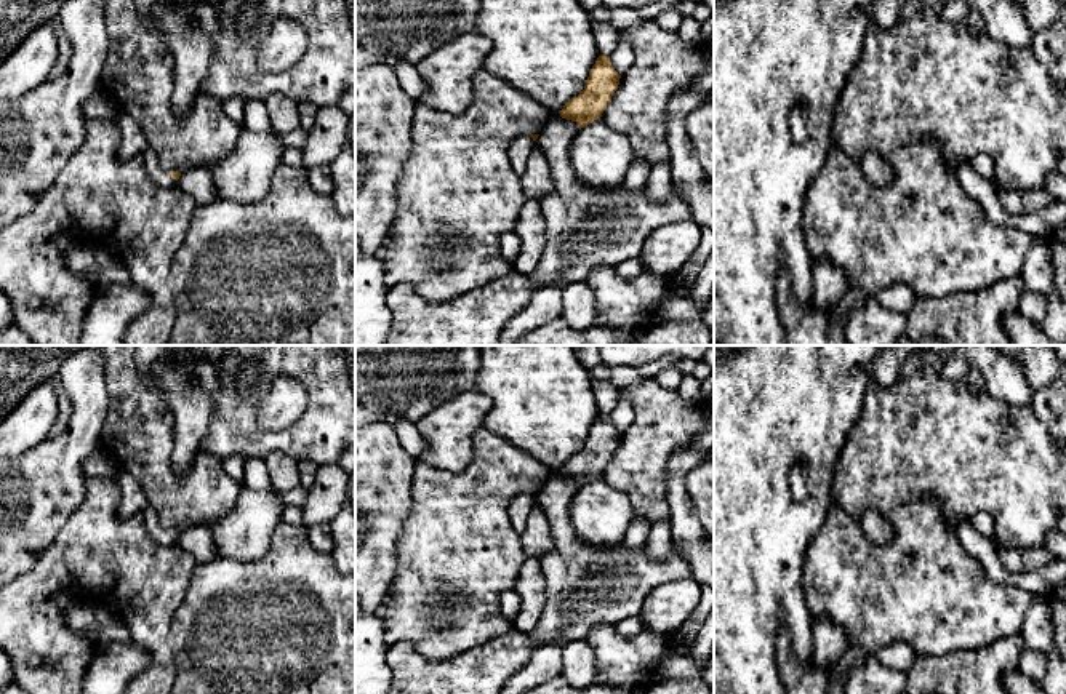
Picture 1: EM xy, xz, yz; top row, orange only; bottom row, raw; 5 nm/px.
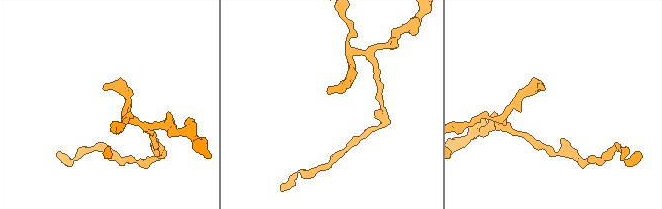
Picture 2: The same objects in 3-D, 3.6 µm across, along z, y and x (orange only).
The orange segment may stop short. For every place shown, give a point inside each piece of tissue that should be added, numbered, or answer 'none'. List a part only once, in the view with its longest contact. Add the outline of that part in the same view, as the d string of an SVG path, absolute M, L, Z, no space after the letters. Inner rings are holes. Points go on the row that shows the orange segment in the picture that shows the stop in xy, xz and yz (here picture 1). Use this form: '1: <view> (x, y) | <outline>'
1: xy (160, 176) | M146 150L144 154L146 170L149 177L160 187L173 187L178 185L178 181L170 176L170 171L160 166L158 157L152 150Z

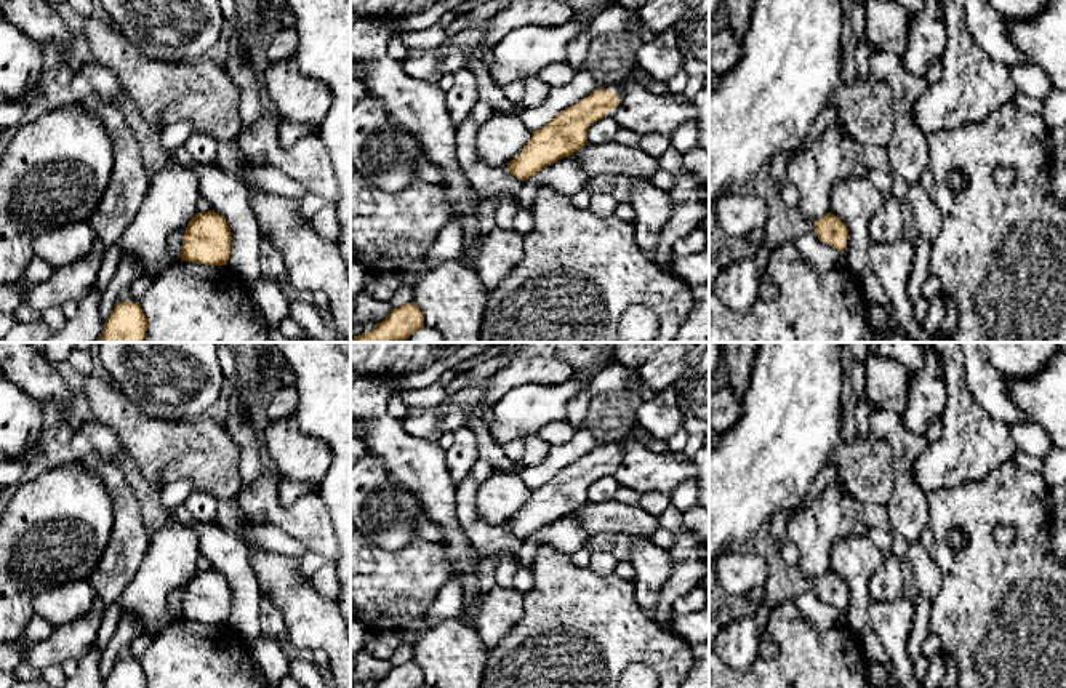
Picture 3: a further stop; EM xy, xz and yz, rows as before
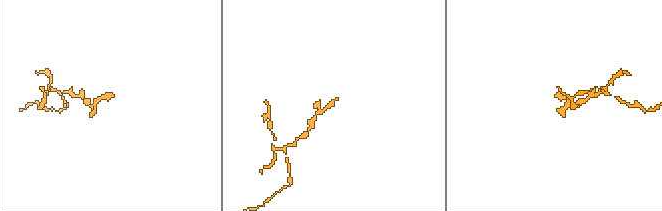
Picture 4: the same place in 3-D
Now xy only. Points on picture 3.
none

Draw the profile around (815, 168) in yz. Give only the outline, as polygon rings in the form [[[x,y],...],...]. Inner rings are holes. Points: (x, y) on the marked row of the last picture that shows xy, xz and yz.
[[[837,123],[789,158],[786,178],[797,187],[799,210],[807,219],[829,213],[834,186],[853,176],[856,162],[858,146],[840,133]]]

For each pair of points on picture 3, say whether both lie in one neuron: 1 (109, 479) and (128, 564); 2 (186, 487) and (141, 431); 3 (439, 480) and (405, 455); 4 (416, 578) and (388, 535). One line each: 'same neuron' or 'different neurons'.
1: same neuron
2: different neurons
3: same neuron
4: different neurons

